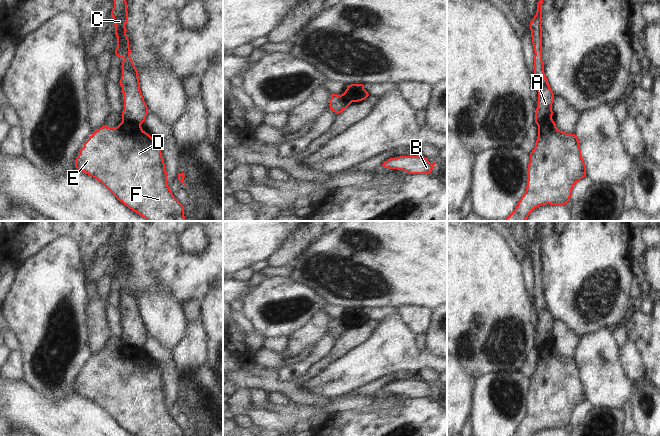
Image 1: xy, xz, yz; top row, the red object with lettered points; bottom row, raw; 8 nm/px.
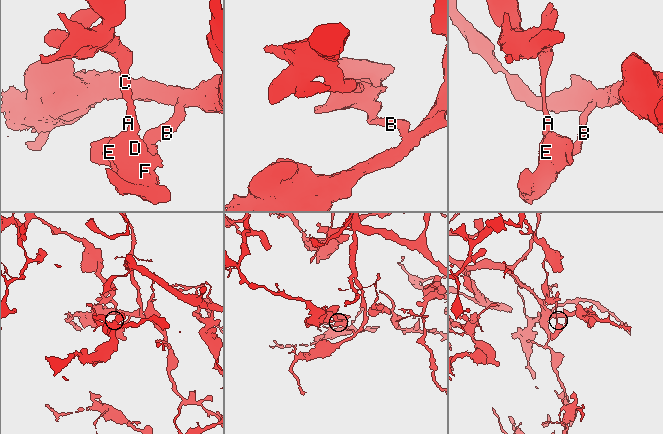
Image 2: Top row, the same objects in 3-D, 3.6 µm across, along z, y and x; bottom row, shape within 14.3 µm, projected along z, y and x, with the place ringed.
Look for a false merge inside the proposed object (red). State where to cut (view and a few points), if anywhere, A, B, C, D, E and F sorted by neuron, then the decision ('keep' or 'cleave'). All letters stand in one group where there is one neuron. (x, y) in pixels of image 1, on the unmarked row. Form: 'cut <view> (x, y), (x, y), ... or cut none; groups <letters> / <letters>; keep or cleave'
cut xy (122, 343), (128, 347), (140, 349); groups A C / B D E F; cleave

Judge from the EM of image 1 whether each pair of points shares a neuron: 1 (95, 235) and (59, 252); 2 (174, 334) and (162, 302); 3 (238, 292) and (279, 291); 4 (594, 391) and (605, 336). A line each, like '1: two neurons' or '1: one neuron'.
1: two neurons
2: one neuron
3: two neurons
4: one neuron

